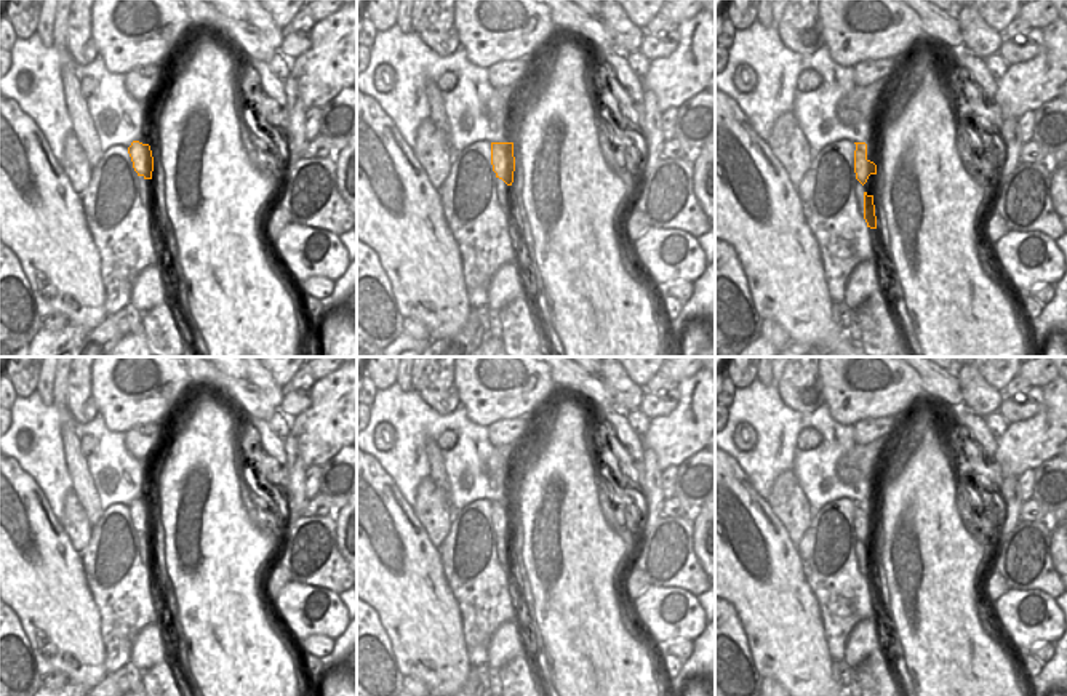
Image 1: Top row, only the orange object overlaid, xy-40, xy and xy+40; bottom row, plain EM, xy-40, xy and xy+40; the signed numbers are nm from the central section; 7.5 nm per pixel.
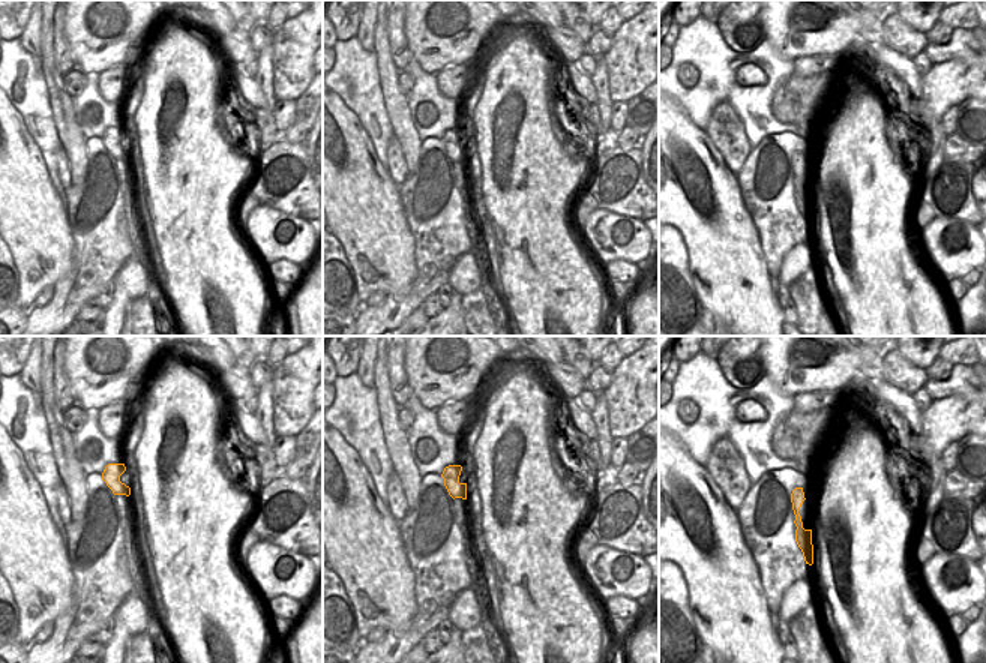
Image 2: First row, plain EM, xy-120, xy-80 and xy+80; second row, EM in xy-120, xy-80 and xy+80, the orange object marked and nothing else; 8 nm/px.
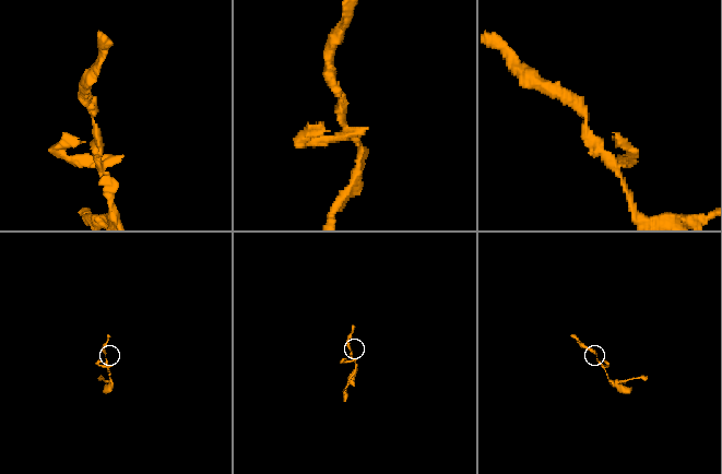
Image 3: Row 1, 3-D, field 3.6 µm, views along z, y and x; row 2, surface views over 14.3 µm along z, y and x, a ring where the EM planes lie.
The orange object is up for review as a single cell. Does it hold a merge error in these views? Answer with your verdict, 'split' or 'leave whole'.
split

